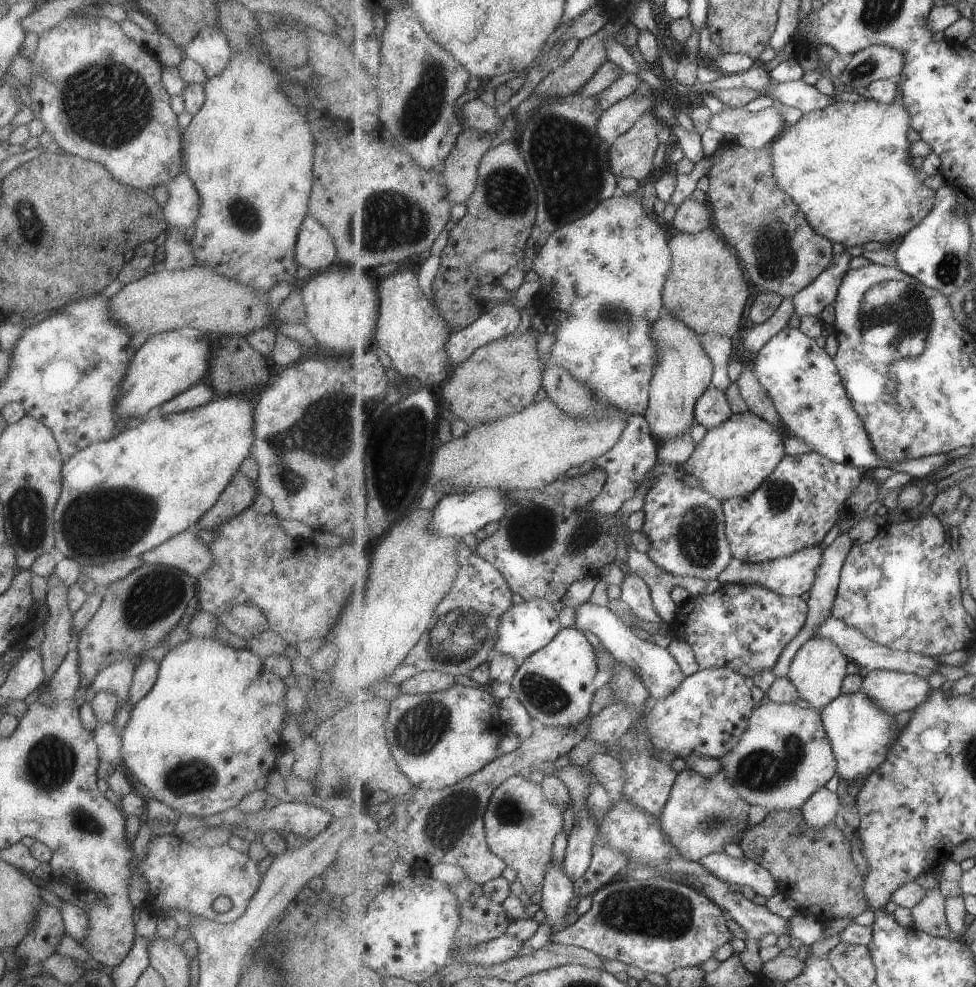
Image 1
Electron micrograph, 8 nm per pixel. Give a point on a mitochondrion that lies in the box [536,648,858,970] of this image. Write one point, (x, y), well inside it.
(641, 912)

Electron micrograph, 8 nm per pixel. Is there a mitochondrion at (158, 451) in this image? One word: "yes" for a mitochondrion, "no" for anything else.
no

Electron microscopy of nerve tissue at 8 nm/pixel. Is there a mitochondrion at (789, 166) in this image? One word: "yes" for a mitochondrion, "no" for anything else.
no

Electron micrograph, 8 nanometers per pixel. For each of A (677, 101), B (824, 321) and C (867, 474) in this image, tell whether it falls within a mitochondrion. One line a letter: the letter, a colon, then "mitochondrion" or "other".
A: other
B: other
C: other

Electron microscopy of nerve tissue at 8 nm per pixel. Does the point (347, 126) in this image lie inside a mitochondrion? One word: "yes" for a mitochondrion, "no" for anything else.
no

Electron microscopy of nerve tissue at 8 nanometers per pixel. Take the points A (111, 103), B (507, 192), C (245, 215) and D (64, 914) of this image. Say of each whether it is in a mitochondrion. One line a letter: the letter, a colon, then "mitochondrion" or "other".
A: mitochondrion
B: mitochondrion
C: mitochondrion
D: other

